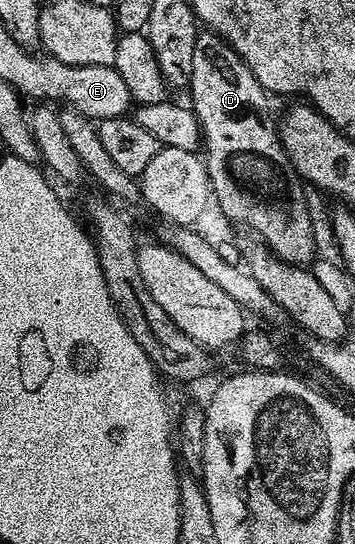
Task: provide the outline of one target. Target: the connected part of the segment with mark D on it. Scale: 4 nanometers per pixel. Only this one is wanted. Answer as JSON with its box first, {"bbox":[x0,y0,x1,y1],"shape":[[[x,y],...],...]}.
{"bbox":[188,29,316,265],"shape":[[[202,29],[198,32],[198,40],[196,41],[196,49],[192,53],[192,73],[190,74],[190,85],[188,88],[190,100],[189,106],[192,108],[194,115],[198,119],[198,127],[202,130],[202,142],[200,144],[201,150],[206,150],[204,154],[204,162],[206,165],[206,172],[210,178],[210,189],[212,192],[213,202],[218,203],[218,207],[231,219],[234,223],[243,223],[246,227],[251,227],[256,234],[259,235],[261,242],[265,244],[269,250],[273,251],[278,258],[283,259],[285,263],[297,263],[299,265],[310,265],[310,262],[315,262],[316,254],[314,249],[312,222],[308,215],[308,205],[305,204],[304,183],[300,178],[294,166],[290,164],[290,158],[286,156],[286,150],[282,148],[282,141],[279,132],[265,119],[266,115],[266,99],[268,100],[268,93],[260,85],[260,81],[256,81],[256,77],[252,73],[252,69],[248,69],[248,65],[240,56],[232,49],[232,45],[226,40],[221,39],[220,36],[214,34],[209,29]]]}

